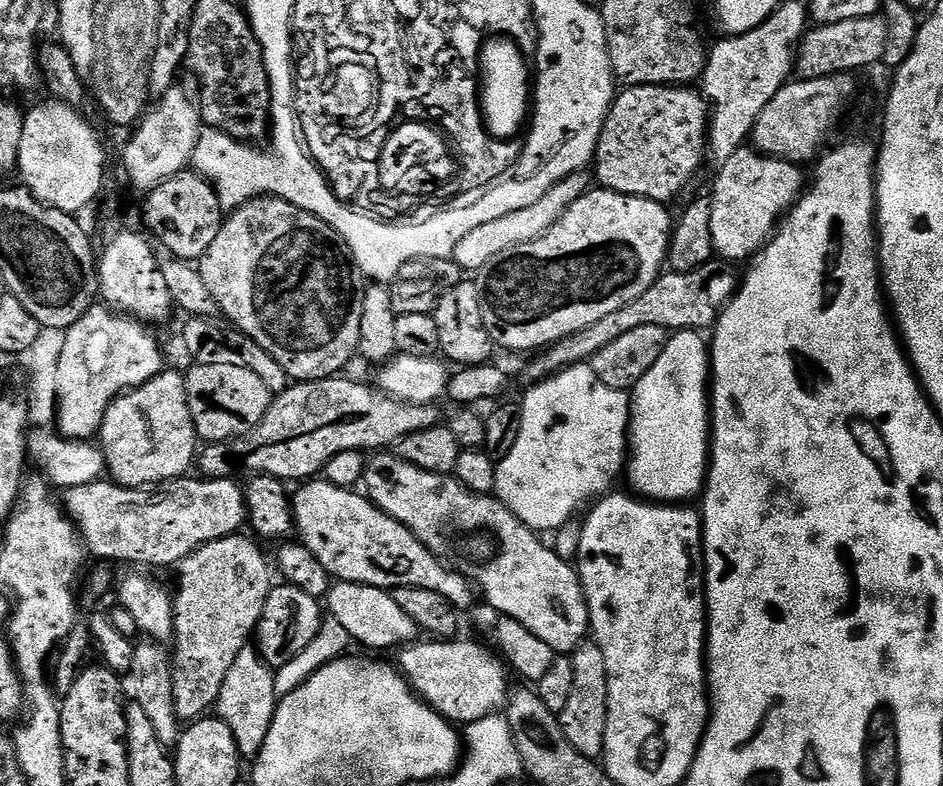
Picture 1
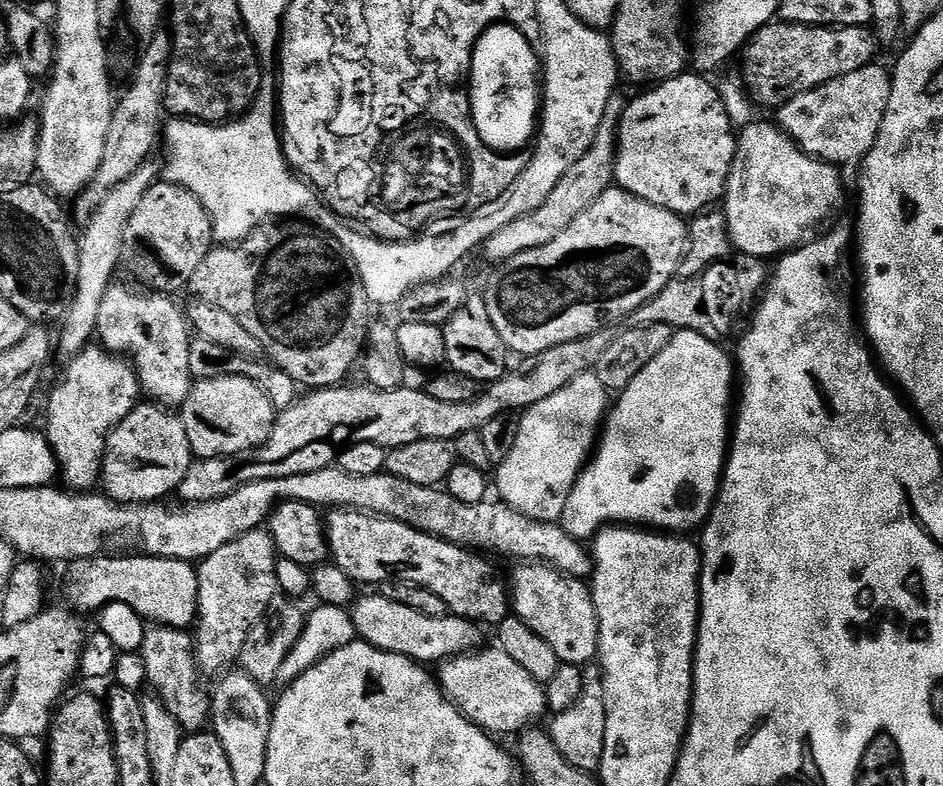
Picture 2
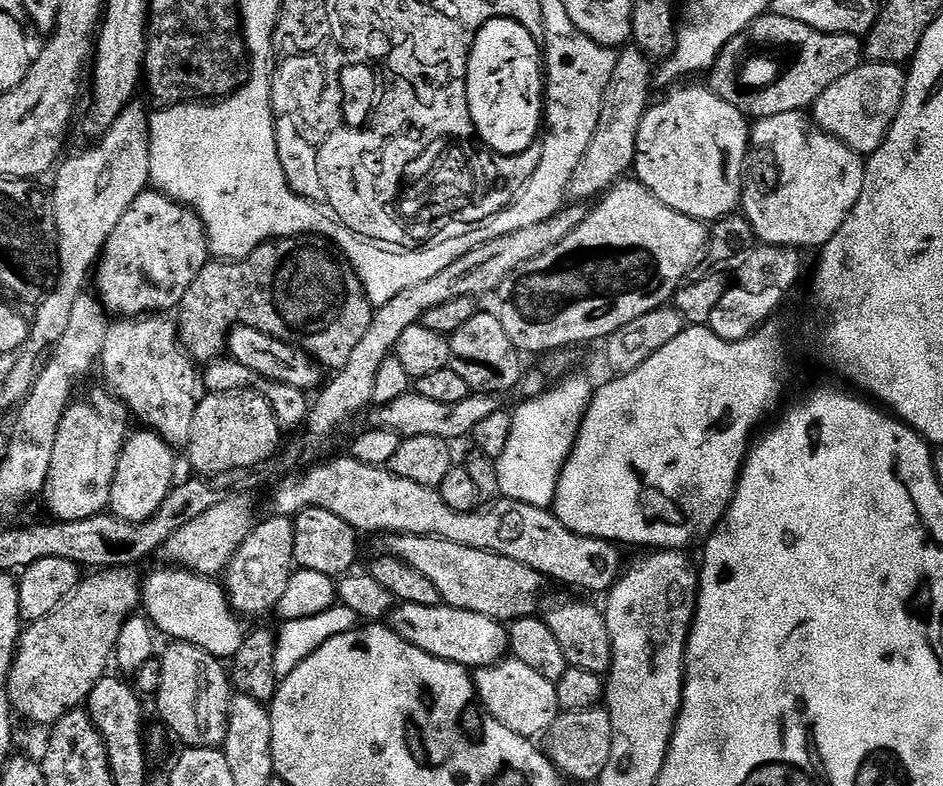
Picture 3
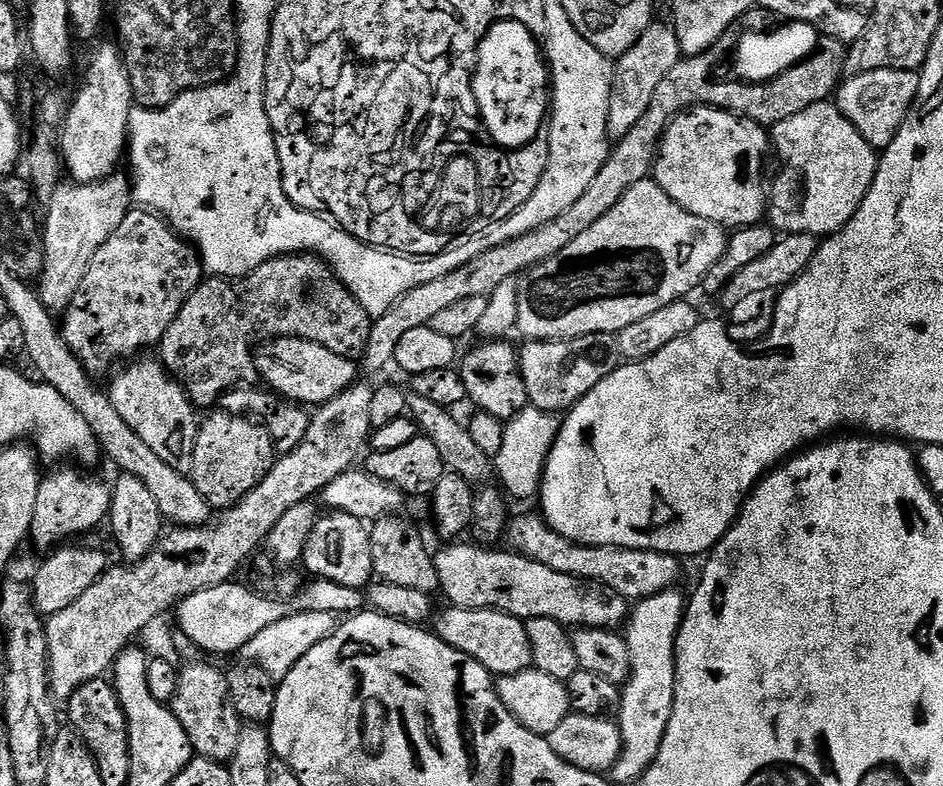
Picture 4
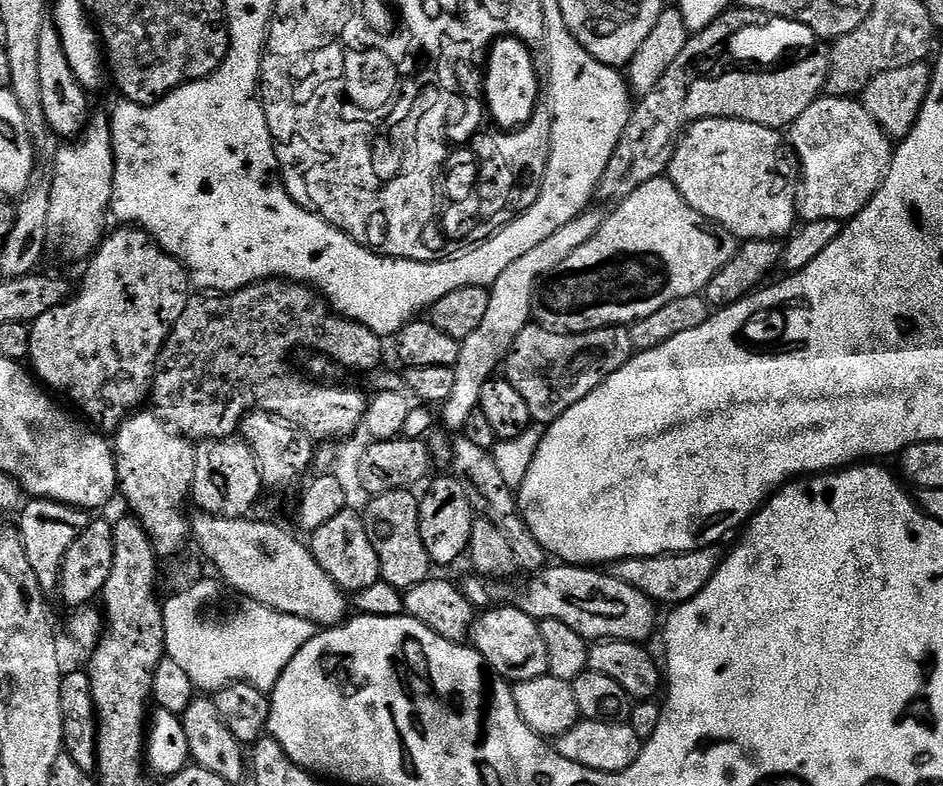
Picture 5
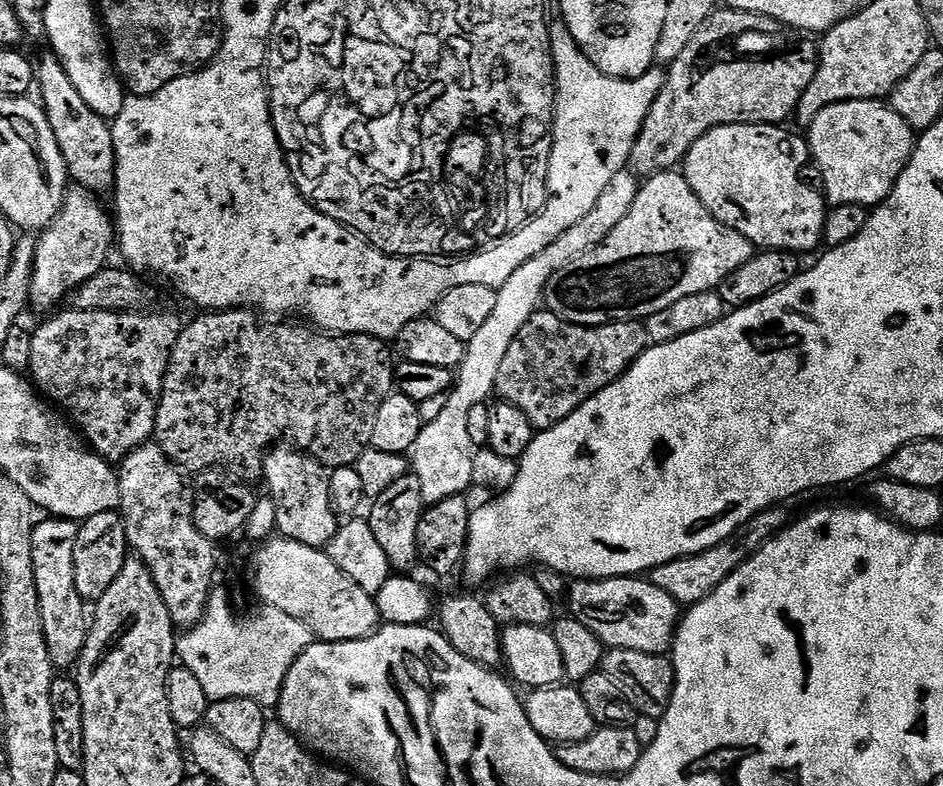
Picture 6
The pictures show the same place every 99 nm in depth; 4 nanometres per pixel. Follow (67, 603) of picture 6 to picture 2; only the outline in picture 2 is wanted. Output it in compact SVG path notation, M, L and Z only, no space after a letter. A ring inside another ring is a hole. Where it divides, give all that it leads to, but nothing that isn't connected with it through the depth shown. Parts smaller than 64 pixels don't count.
M89 346L67 361L64 381L53 390L48 400L52 409L48 412L46 435L56 451L63 483L69 489L92 490L101 483L108 435L122 418L126 418L126 414L136 409L141 399L137 369L133 365L132 369L127 362L123 355L113 354L103 346Z

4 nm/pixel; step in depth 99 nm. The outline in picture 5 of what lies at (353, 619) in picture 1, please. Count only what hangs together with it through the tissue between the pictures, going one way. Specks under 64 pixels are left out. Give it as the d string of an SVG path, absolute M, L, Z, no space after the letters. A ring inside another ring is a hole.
M493 606L481 611L470 626L470 644L482 654L484 663L509 682L533 680L548 675L548 655L536 619L515 606Z

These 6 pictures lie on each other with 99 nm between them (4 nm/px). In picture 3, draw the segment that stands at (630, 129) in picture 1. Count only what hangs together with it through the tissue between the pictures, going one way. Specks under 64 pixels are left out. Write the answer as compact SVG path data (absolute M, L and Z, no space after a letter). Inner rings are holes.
M703 83L700 84L692 84L689 88L677 87L672 90L677 90L677 92L670 93L661 104L653 103L645 112L642 118L642 126L638 126L634 176L643 188L650 190L650 194L654 194L654 198L658 198L658 202L670 206L670 210L678 210L678 214L686 214L690 218L701 222L715 222L723 218L723 216L733 215L740 208L740 197L744 194L744 185L746 183L744 163L748 160L748 152L750 153L750 120L742 110L738 110L738 106L730 106L730 102L726 102L718 94L714 94L711 88Z

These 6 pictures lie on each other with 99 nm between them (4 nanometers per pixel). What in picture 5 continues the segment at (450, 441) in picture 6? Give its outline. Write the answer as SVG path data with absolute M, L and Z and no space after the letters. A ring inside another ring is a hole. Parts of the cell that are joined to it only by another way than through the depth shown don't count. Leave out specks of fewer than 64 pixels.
M589 210L584 212L574 222L566 222L562 230L550 234L550 238L545 238L539 246L534 246L534 250L529 250L523 258L518 258L518 262L513 262L503 274L494 281L490 289L490 306L486 310L486 315L482 317L482 323L478 325L478 330L470 334L460 345L458 362L454 368L454 394L450 394L448 401L442 405L444 412L444 424L448 428L462 430L466 426L466 418L474 414L480 407L482 398L482 386L486 386L488 380L497 375L496 367L503 365L508 358L508 352L514 346L514 338L522 334L522 330L533 319L532 315L532 295L537 284L543 276L547 276L574 250L578 250L604 224L605 213Z

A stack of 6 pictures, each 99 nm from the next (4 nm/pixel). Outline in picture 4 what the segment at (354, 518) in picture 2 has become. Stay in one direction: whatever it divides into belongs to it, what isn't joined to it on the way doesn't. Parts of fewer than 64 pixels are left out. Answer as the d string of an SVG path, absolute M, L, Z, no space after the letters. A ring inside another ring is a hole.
M464 542L449 543L434 556L440 592L448 599L449 605L457 608L493 608L525 622L534 618L554 618L554 622L565 626L609 630L619 629L630 615L628 597L618 594L618 590L610 590L610 586L602 586L596 580L558 574L558 570L550 570L550 566L542 566L542 562L511 550L496 552L500 550L492 546L460 543Z

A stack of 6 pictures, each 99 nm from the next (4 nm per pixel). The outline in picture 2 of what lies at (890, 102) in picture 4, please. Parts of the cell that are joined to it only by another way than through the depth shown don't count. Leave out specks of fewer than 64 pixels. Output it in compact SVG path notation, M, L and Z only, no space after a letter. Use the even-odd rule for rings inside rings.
M873 62L862 70L854 70L854 74L842 74L842 78L834 78L823 84L821 88L799 92L785 104L779 105L778 124L796 143L796 147L802 149L807 156L816 156L819 160L826 160L829 164L837 166L852 163L855 165L863 161L866 154L870 154L878 138L878 130L882 130L882 122L886 118L886 106L890 106L891 93L891 71L887 67L884 69L880 62Z

